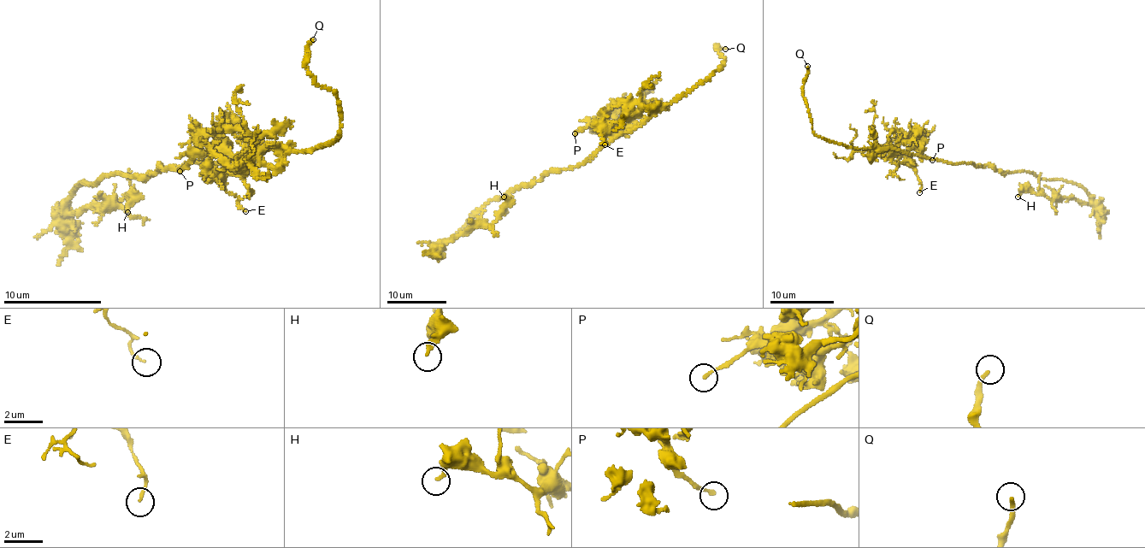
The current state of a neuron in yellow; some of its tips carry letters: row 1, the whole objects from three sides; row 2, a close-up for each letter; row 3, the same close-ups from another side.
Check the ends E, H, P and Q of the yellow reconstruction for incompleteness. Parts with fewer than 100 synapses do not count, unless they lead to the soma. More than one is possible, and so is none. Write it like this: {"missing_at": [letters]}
{"missing_at": ["Q"]}

